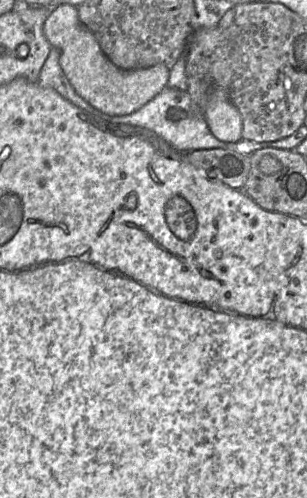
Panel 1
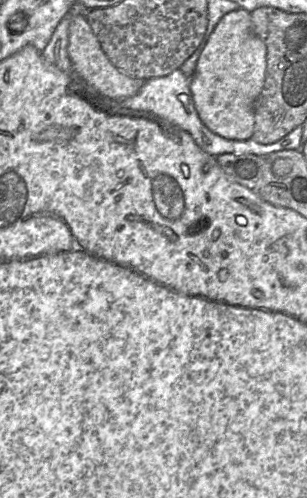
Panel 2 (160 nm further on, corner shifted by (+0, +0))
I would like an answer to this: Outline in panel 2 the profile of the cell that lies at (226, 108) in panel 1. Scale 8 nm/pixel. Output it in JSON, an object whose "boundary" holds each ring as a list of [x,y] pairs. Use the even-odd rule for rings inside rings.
{"boundary":[[[242,7],[225,14],[213,29],[190,78],[196,111],[213,133],[230,140],[248,140],[253,135],[255,100],[266,75],[265,43],[254,33],[251,13]]]}

